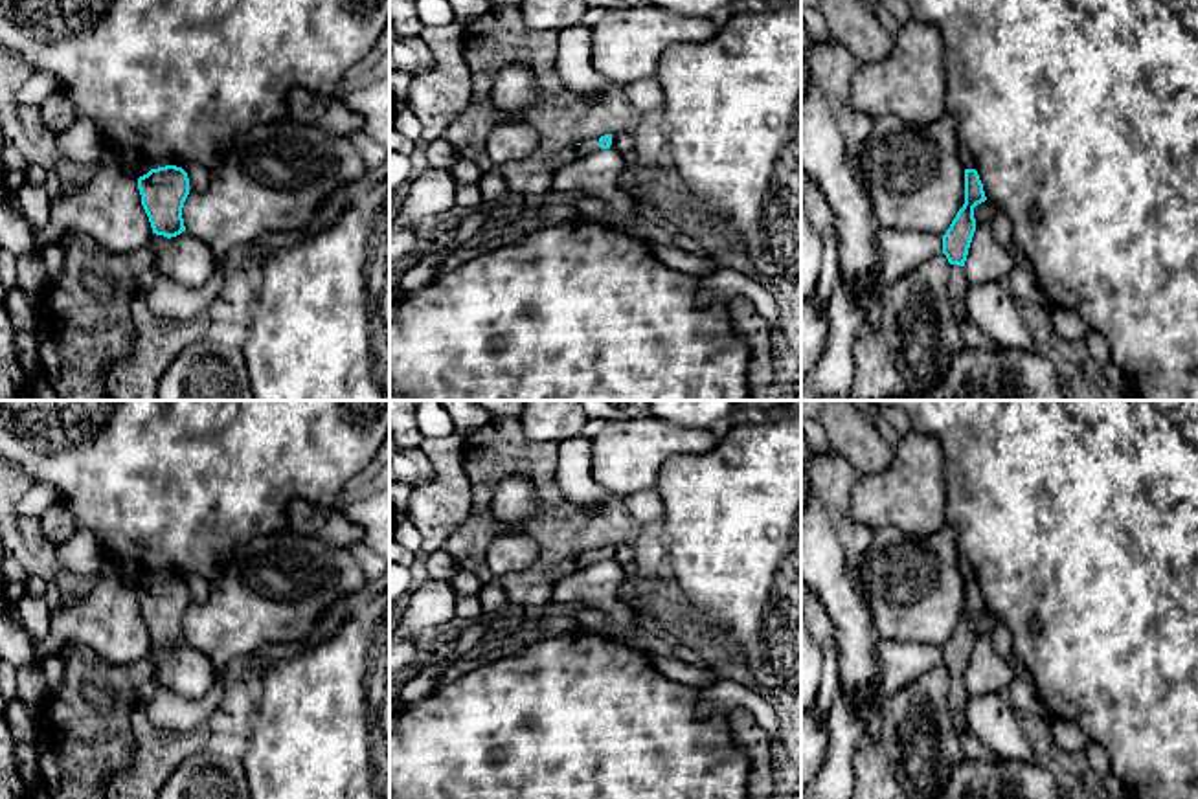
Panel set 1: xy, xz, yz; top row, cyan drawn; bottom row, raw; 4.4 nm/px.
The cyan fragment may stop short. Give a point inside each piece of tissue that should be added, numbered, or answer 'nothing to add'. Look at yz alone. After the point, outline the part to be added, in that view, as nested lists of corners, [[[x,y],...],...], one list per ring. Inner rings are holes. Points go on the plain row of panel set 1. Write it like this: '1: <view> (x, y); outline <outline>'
1: yz (972, 748); outline [[[950,676],[948,707],[961,742],[963,757],[970,760],[1000,760],[1000,757],[990,748],[987,748],[970,729],[965,715],[968,698],[970,696],[965,685],[965,678]]]

